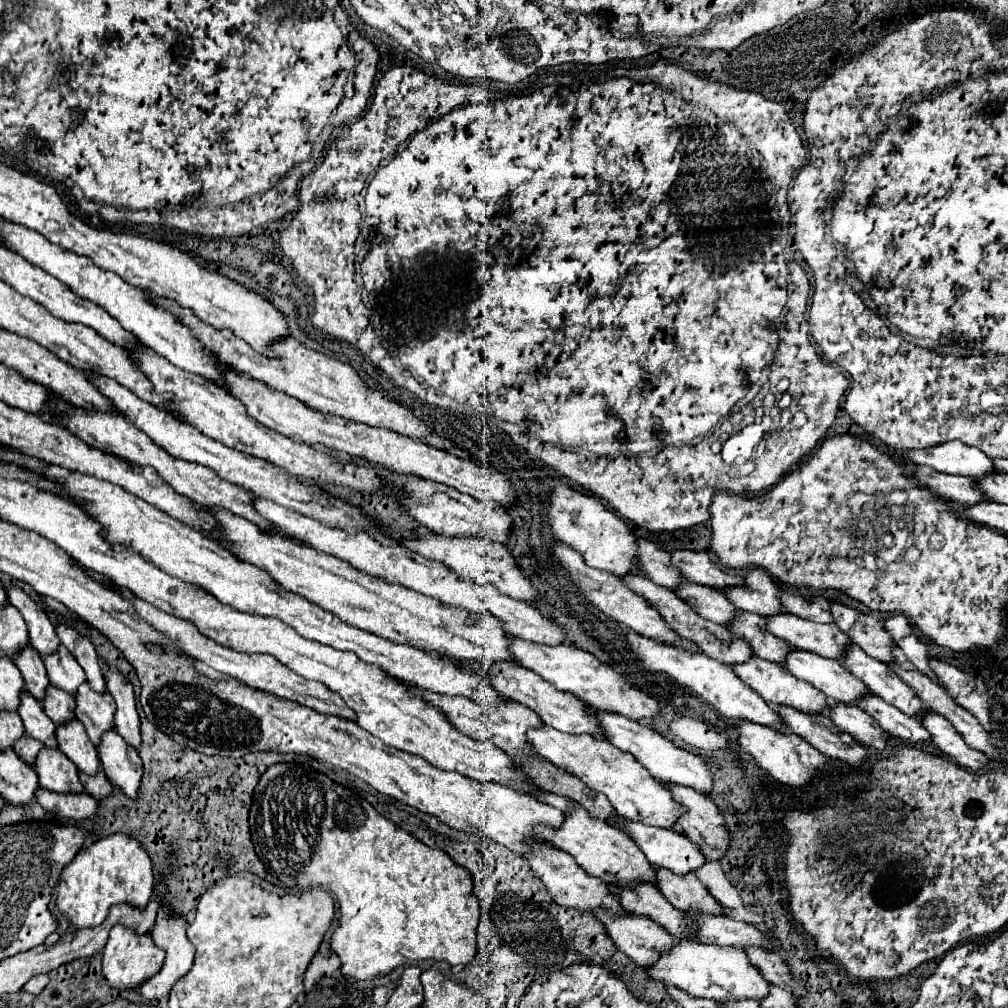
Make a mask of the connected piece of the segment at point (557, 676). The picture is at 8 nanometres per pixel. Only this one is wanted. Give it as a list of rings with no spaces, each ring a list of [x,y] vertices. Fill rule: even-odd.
[[[511,638],[511,652],[519,660],[517,662],[519,666],[533,670],[547,682],[555,684],[559,690],[577,694],[581,700],[591,702],[591,706],[597,710],[611,710],[635,722],[645,722],[647,726],[651,726],[653,718],[659,714],[659,702],[655,698],[637,690],[611,666],[607,666],[593,654],[579,650],[577,646],[543,646],[543,644],[527,642],[521,638]]]

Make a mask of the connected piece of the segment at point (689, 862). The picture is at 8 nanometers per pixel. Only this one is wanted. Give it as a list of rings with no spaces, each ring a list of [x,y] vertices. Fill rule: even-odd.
[[[619,818],[615,826],[625,830],[657,868],[667,868],[683,876],[695,872],[707,862],[701,846],[691,842],[683,832],[651,828],[639,822],[627,822],[625,818]]]

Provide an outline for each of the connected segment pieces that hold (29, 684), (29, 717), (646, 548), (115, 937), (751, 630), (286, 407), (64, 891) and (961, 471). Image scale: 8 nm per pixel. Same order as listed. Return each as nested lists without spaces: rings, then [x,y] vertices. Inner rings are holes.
[[[27,646],[27,650],[19,652],[19,658],[15,658],[15,664],[17,664],[17,668],[21,670],[21,674],[25,678],[25,688],[37,700],[43,700],[49,678],[47,678],[47,672],[45,672],[45,666],[41,662],[39,652],[33,646]]]
[[[23,690],[23,694],[21,694],[19,700],[21,700],[21,704],[19,704],[17,714],[23,720],[25,734],[41,740],[47,748],[57,748],[55,724],[43,712],[41,702],[35,702],[35,698],[31,698],[31,694],[27,694],[27,690]]]
[[[639,540],[639,562],[641,562],[641,572],[659,586],[673,590],[675,586],[679,586],[679,582],[683,582],[679,570],[671,566],[671,554],[659,550],[655,544],[647,540]]]
[[[115,924],[109,934],[109,942],[103,948],[103,976],[113,988],[137,988],[155,972],[159,972],[159,968],[163,966],[163,958],[165,952],[155,946],[149,932],[139,936],[135,934],[135,930],[127,930],[127,926]]]
[[[741,612],[739,618],[735,618],[735,622],[731,622],[727,626],[735,636],[741,636],[745,638],[753,650],[755,650],[755,656],[763,658],[763,660],[769,660],[769,662],[777,662],[777,664],[783,664],[787,654],[791,650],[795,650],[789,642],[783,642],[781,638],[775,638],[767,628],[765,628],[765,622],[763,622],[763,616],[759,614],[751,614],[751,612]]]
[[[227,372],[227,380],[229,380],[227,382],[229,394],[239,398],[257,422],[261,422],[263,426],[267,426],[275,432],[281,432],[289,438],[297,436],[295,440],[301,440],[305,444],[311,444],[311,446],[321,444],[321,446],[329,448],[331,452],[347,454],[353,458],[363,458],[367,462],[389,468],[395,474],[407,474],[407,476],[417,476],[423,480],[441,482],[445,486],[461,490],[463,494],[469,494],[483,502],[499,502],[505,508],[509,508],[517,502],[517,494],[511,488],[511,482],[503,474],[499,474],[495,468],[477,466],[471,460],[461,460],[449,452],[437,450],[423,442],[415,442],[411,438],[405,438],[401,434],[385,430],[385,428],[371,428],[371,426],[365,426],[359,422],[347,422],[343,418],[315,412],[315,410],[307,408],[305,404],[299,404],[295,398],[291,398],[283,392],[275,392],[273,388],[267,388],[263,382],[235,374],[235,372]]]
[[[113,834],[83,848],[71,864],[63,868],[55,904],[71,920],[73,928],[97,926],[103,918],[107,918],[109,906],[113,904],[129,902],[145,908],[153,894],[153,882],[151,858],[139,842],[127,834]]]
[[[945,442],[927,450],[909,450],[907,454],[911,462],[927,464],[943,474],[981,478],[983,474],[995,472],[991,458],[963,442]]]

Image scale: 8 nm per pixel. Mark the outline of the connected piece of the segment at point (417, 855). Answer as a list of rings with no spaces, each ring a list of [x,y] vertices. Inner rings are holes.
[[[279,762],[279,764],[273,764],[271,768],[267,768],[267,772],[263,772],[263,776],[259,778],[259,784],[255,786],[255,794],[251,798],[249,828],[251,828],[251,842],[255,846],[255,852],[261,858],[263,866],[267,866],[267,870],[275,878],[279,878],[289,890],[301,892],[301,890],[309,890],[311,884],[321,884],[321,888],[329,890],[333,894],[333,898],[337,900],[339,924],[331,936],[331,948],[341,958],[341,972],[343,974],[365,980],[365,978],[373,978],[379,974],[387,974],[393,968],[403,966],[405,962],[445,960],[453,966],[453,964],[469,964],[477,956],[477,924],[479,924],[479,916],[481,916],[481,906],[479,906],[479,898],[473,892],[473,880],[471,880],[469,870],[455,864],[447,852],[437,850],[437,848],[429,848],[423,842],[415,840],[409,832],[405,832],[403,828],[399,828],[391,820],[383,818],[361,794],[357,794],[355,790],[349,790],[349,788],[343,788],[341,784],[333,782],[329,776],[313,770],[309,764]]]

